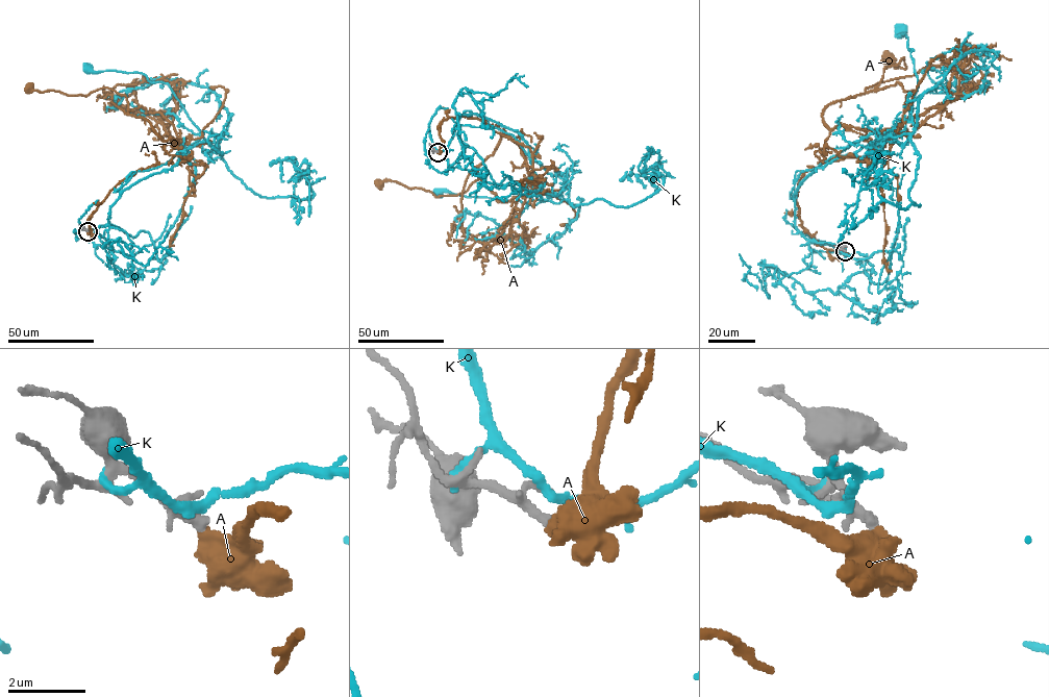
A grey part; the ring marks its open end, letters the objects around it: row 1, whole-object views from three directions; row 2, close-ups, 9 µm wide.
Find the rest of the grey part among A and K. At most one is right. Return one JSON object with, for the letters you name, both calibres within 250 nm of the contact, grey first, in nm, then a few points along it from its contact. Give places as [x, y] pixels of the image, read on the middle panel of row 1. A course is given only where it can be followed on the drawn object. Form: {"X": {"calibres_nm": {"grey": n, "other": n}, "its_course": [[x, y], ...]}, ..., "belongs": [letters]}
{"belongs": []}

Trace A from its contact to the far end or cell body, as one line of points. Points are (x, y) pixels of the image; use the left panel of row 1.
A: (88, 231), (122, 181), (183, 158), (107, 88), (82, 96), (28, 89)

